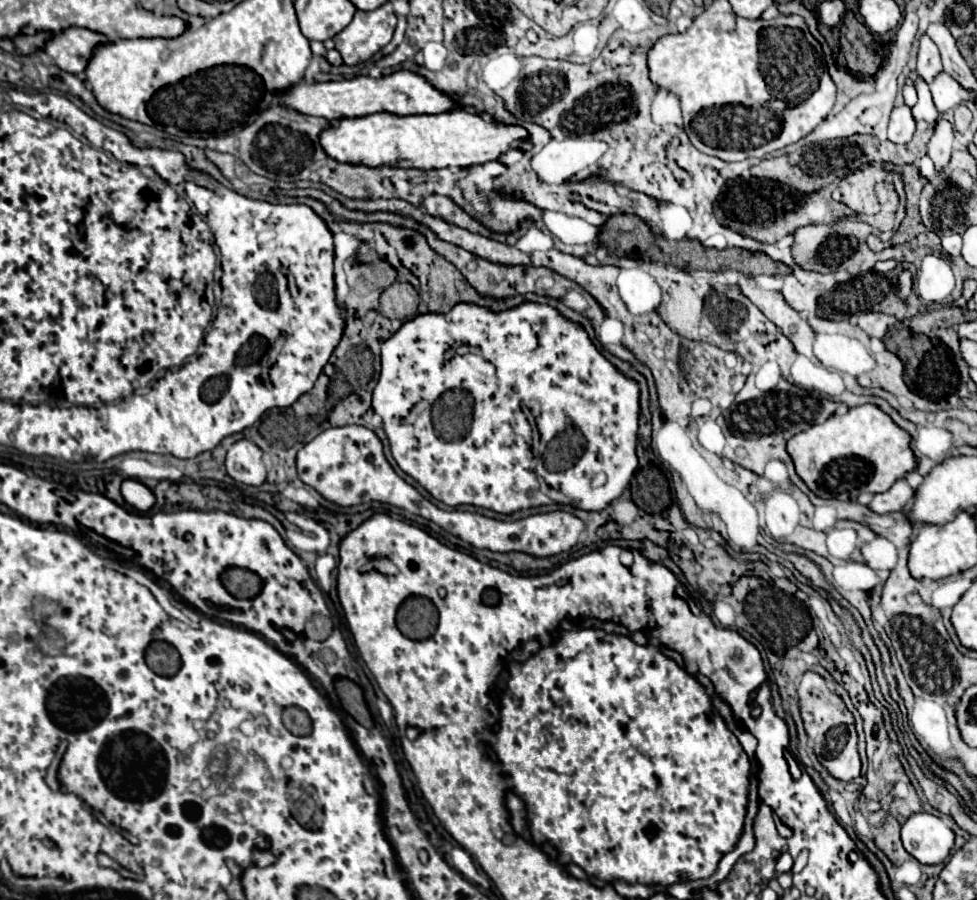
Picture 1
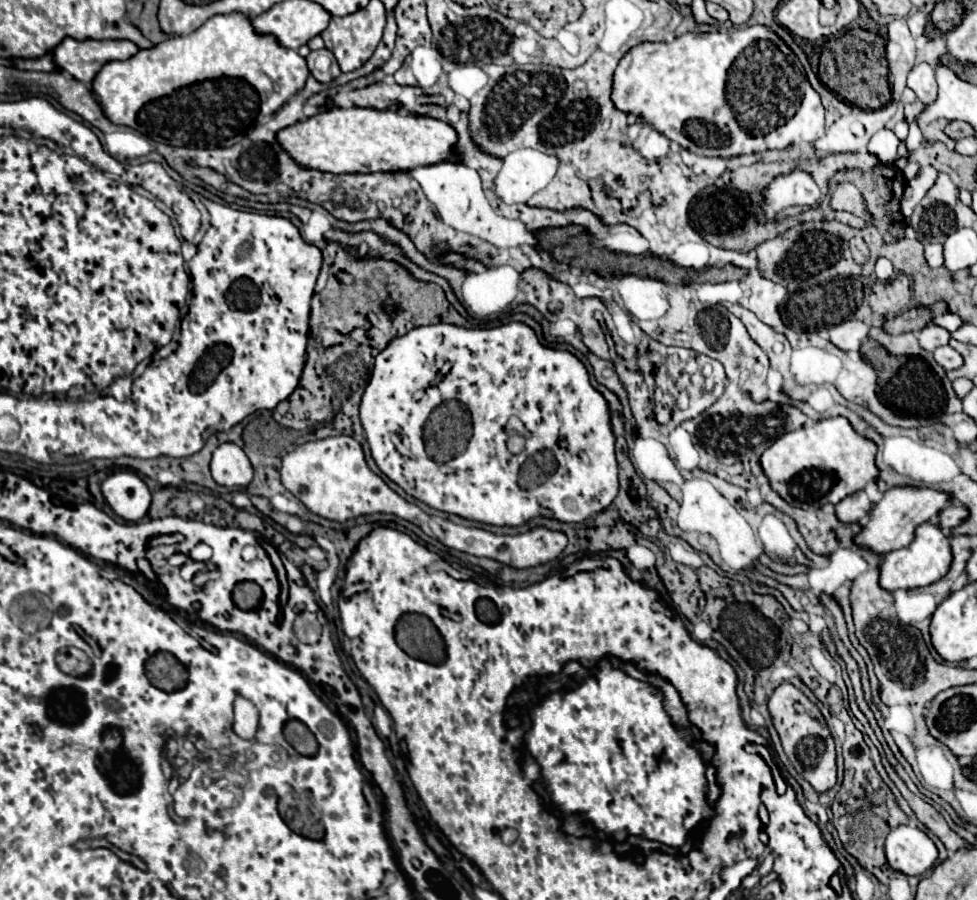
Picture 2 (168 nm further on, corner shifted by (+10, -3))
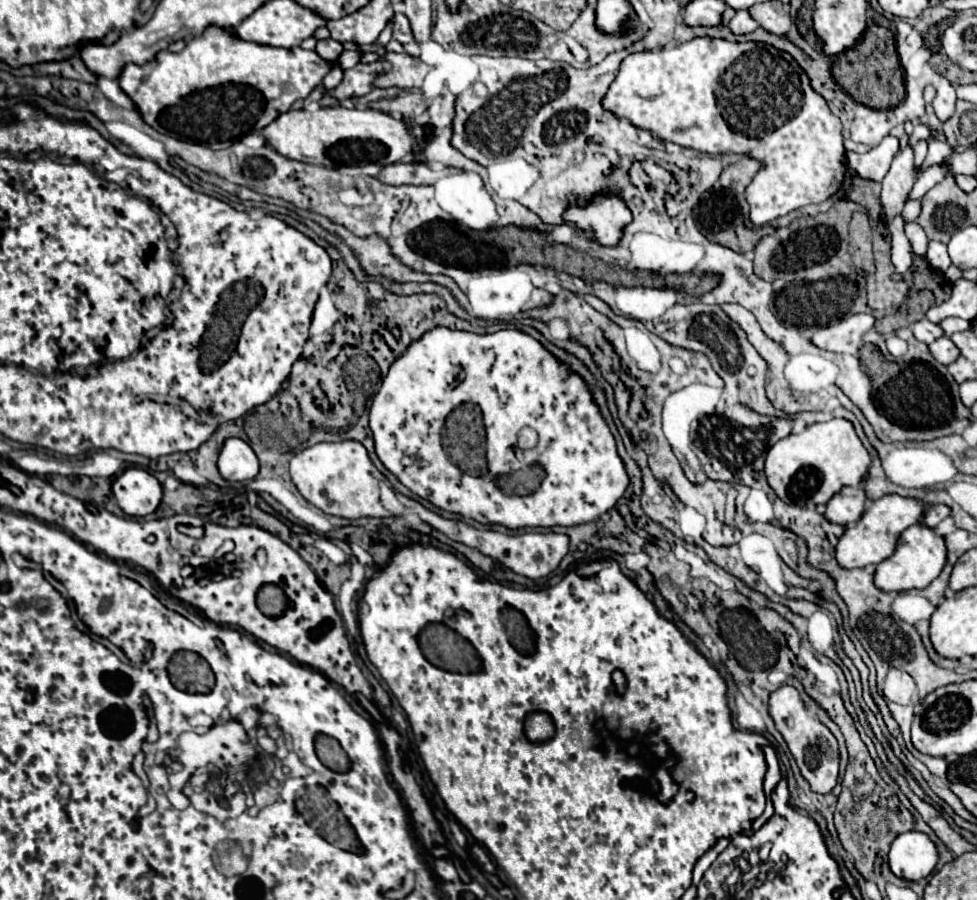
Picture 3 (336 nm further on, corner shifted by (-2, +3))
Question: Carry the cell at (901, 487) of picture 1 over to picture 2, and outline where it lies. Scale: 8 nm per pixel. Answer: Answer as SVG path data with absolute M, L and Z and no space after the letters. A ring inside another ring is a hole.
M863 490L847 496L835 506L835 516L843 524L853 524L853 522L865 522L869 512L871 512L871 500Z

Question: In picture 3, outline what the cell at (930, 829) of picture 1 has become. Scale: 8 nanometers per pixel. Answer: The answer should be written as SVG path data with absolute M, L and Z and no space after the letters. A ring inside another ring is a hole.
M909 830L899 834L889 852L889 866L895 876L905 880L921 880L927 878L939 860L937 846L933 840L919 830Z

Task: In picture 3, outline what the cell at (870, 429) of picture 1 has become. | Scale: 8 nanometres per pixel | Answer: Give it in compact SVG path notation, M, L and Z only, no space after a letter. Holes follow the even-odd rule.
M833 418L807 426L801 434L789 434L779 440L765 460L765 474L775 494L797 506L827 504L841 488L863 484L871 466L871 456L859 440L853 424L845 418Z

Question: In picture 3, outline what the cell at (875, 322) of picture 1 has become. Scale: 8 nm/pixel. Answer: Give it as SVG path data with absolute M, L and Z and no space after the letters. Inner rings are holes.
M850 314L831 325L817 328L811 334L811 342L819 348L839 352L839 354L857 354L863 346L863 336L875 326L871 314Z

